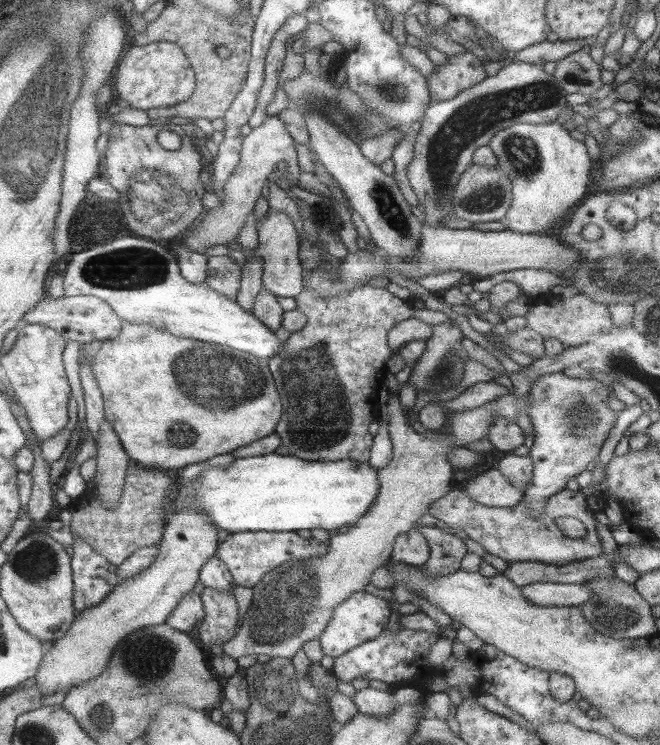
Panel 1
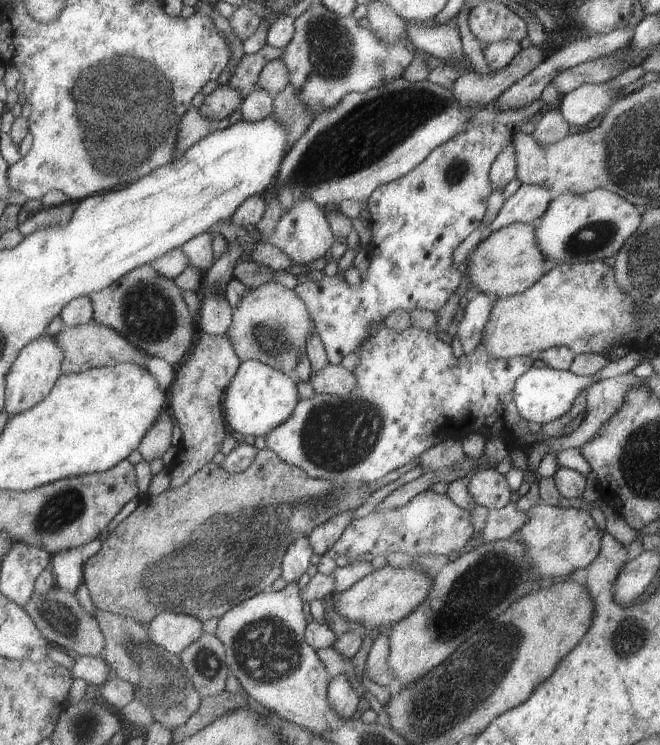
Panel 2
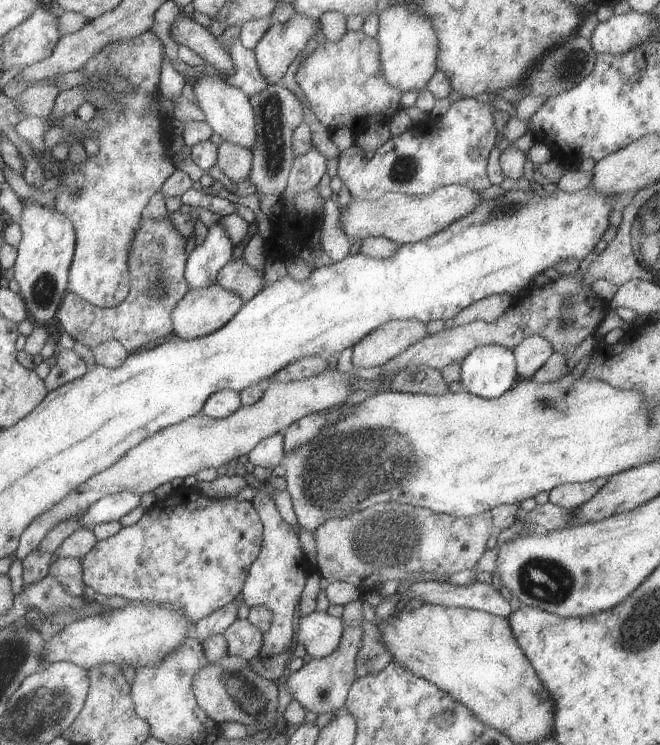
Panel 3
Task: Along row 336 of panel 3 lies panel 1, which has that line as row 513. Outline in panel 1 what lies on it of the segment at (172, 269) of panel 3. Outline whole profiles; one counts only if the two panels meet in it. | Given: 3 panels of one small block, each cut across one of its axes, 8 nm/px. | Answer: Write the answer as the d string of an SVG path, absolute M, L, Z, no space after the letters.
M131 462L126 490L122 496L122 503L116 508L104 508L98 500L96 492L89 492L78 499L74 499L68 507L72 514L70 523L73 534L84 538L95 549L109 560L110 563L121 565L139 549L159 545L169 522L165 522L167 495L175 495L181 488L181 480L169 476L159 469L141 467L137 462Z

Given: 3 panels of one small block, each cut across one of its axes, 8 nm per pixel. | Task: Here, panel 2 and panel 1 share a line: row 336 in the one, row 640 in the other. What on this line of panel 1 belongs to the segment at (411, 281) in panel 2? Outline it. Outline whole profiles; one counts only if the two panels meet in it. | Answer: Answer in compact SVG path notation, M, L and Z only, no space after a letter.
M365 591L356 592L346 602L335 608L334 617L326 631L320 636L323 650L327 655L336 659L360 644L377 638L391 622L391 612L393 612L391 608L392 602L385 598L373 596Z

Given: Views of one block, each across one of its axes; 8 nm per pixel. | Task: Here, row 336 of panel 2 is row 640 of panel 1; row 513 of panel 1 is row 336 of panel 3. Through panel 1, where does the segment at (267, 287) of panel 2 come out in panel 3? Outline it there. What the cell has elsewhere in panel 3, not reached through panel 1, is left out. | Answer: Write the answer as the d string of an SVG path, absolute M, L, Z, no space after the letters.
M391 320L371 331L352 350L352 362L356 368L383 366L410 346L429 334L427 324L420 320Z

